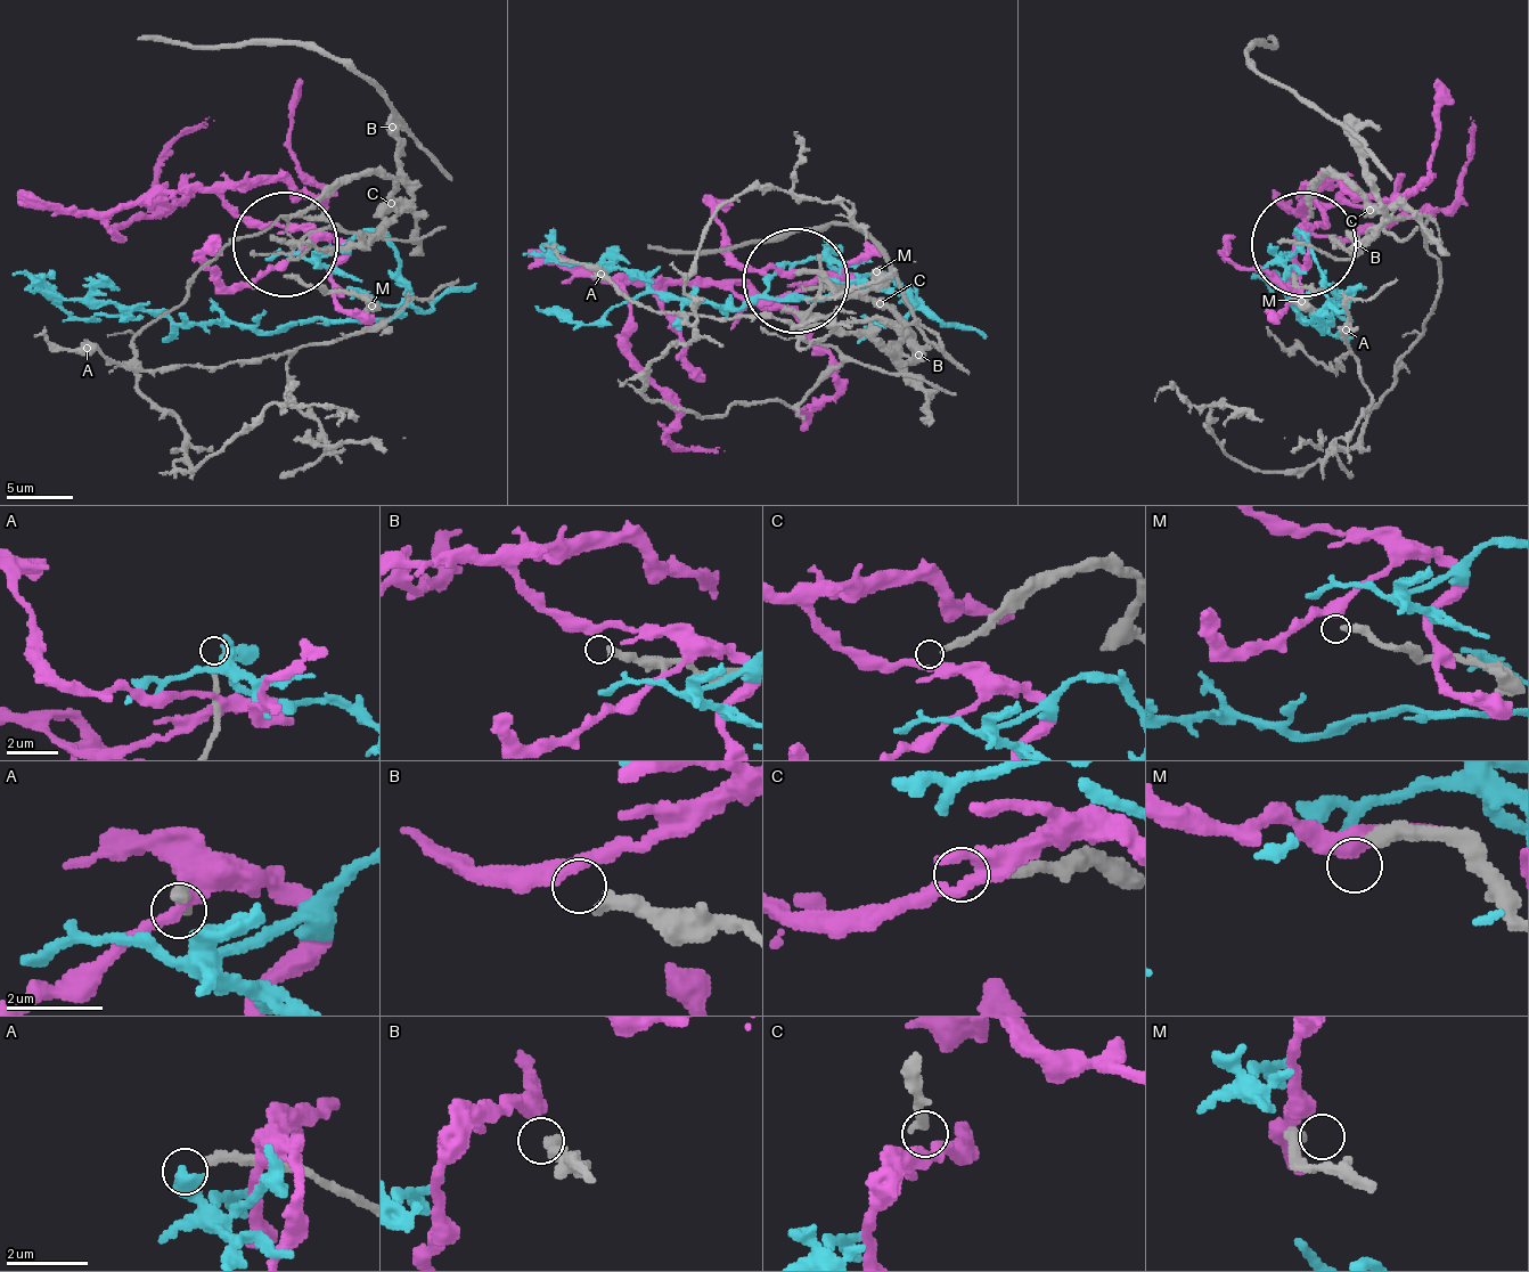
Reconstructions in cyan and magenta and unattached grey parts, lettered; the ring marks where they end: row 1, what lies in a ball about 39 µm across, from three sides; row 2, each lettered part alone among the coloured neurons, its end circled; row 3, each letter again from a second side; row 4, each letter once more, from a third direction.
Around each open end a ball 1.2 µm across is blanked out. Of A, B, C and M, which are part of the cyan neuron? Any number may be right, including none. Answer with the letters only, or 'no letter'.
no letter

